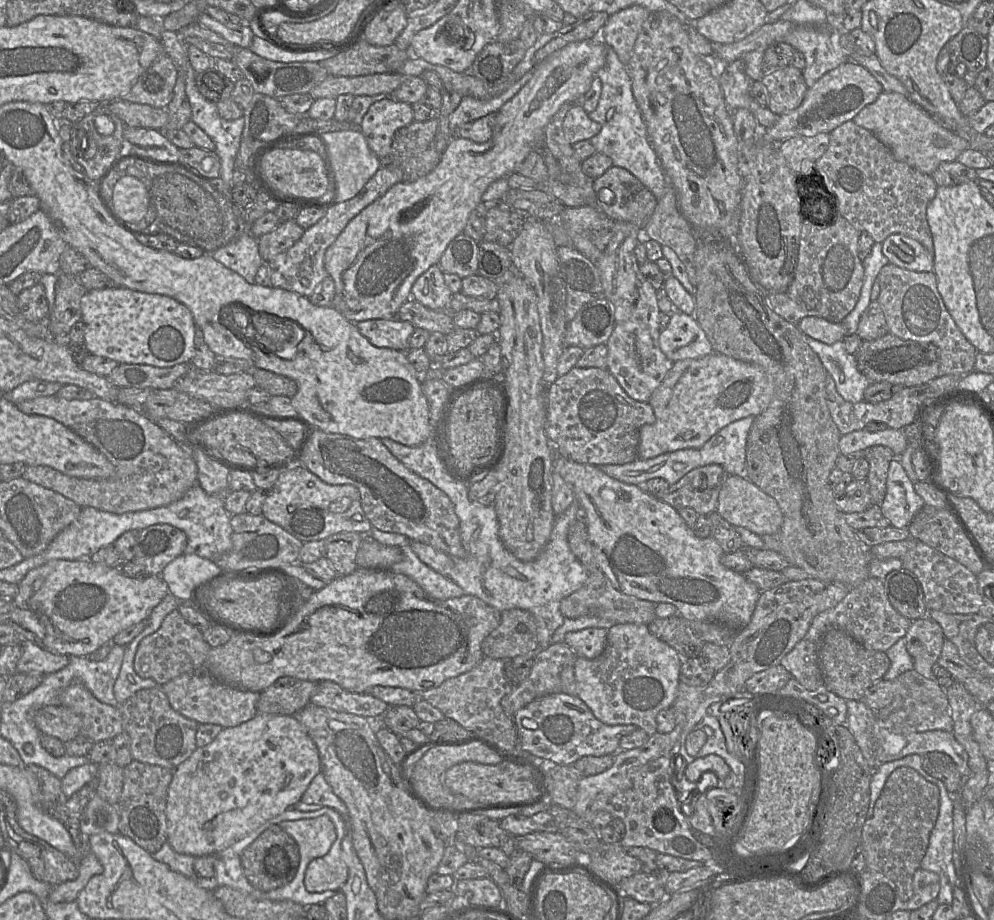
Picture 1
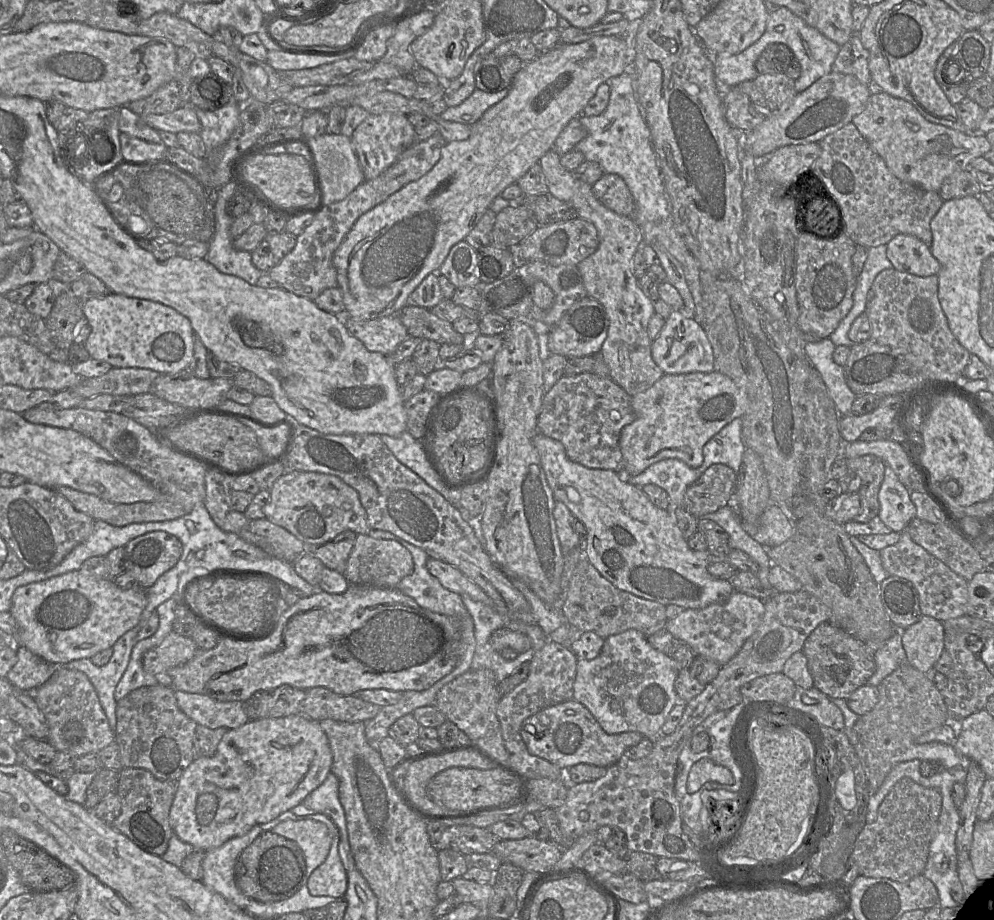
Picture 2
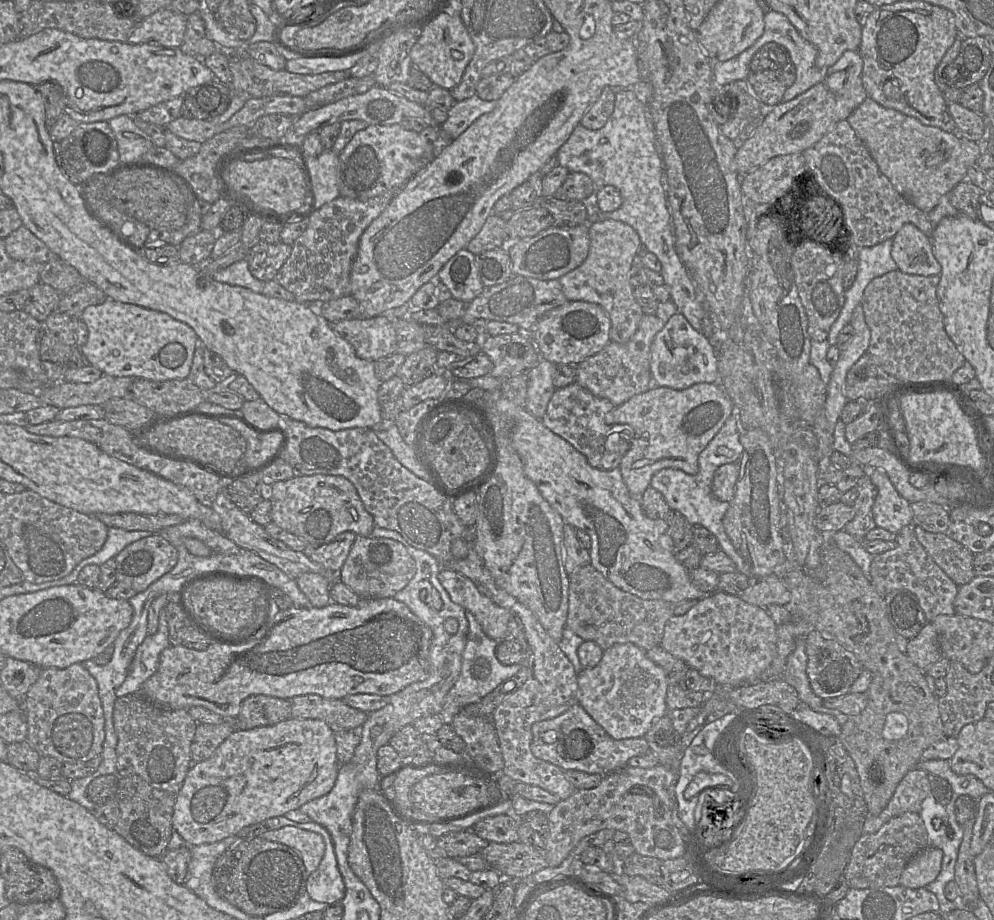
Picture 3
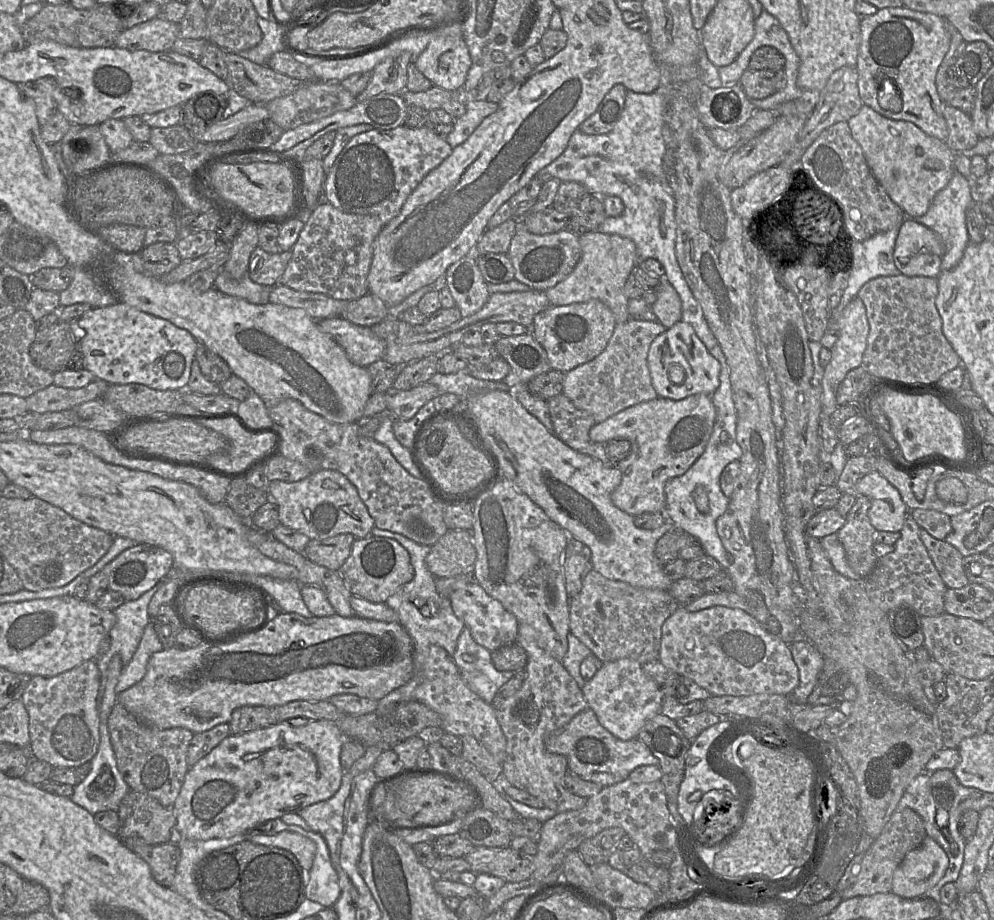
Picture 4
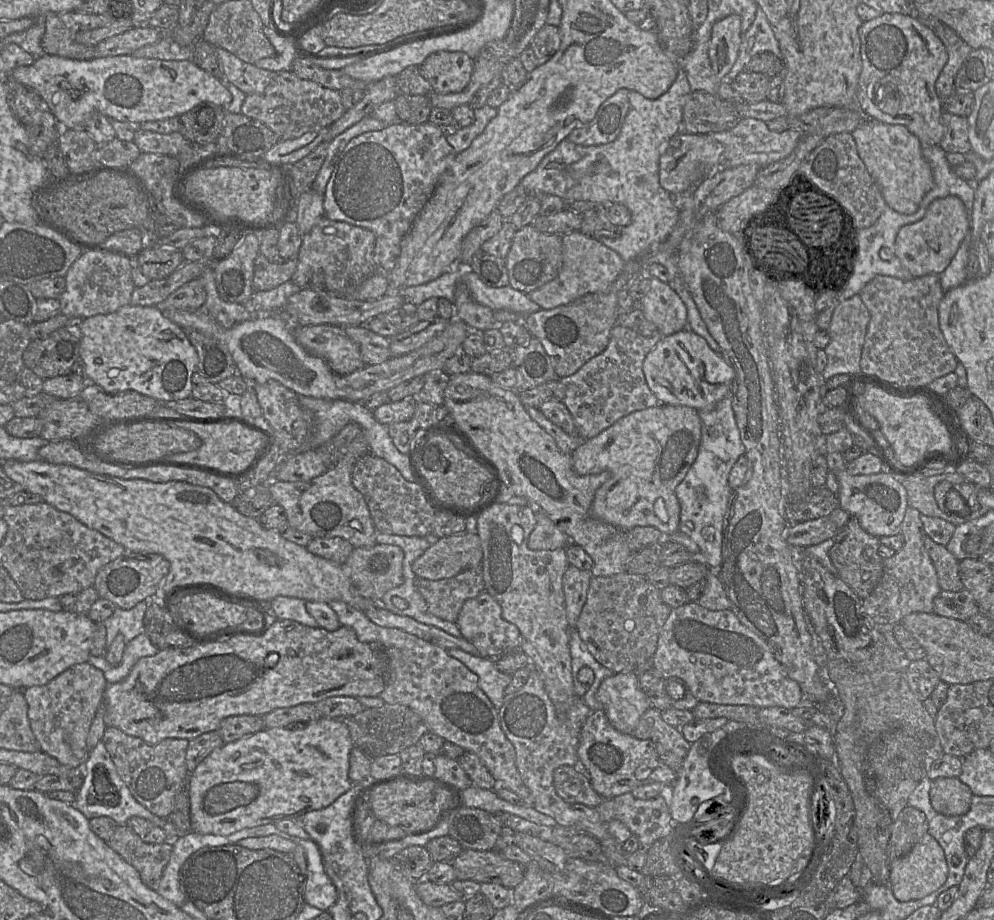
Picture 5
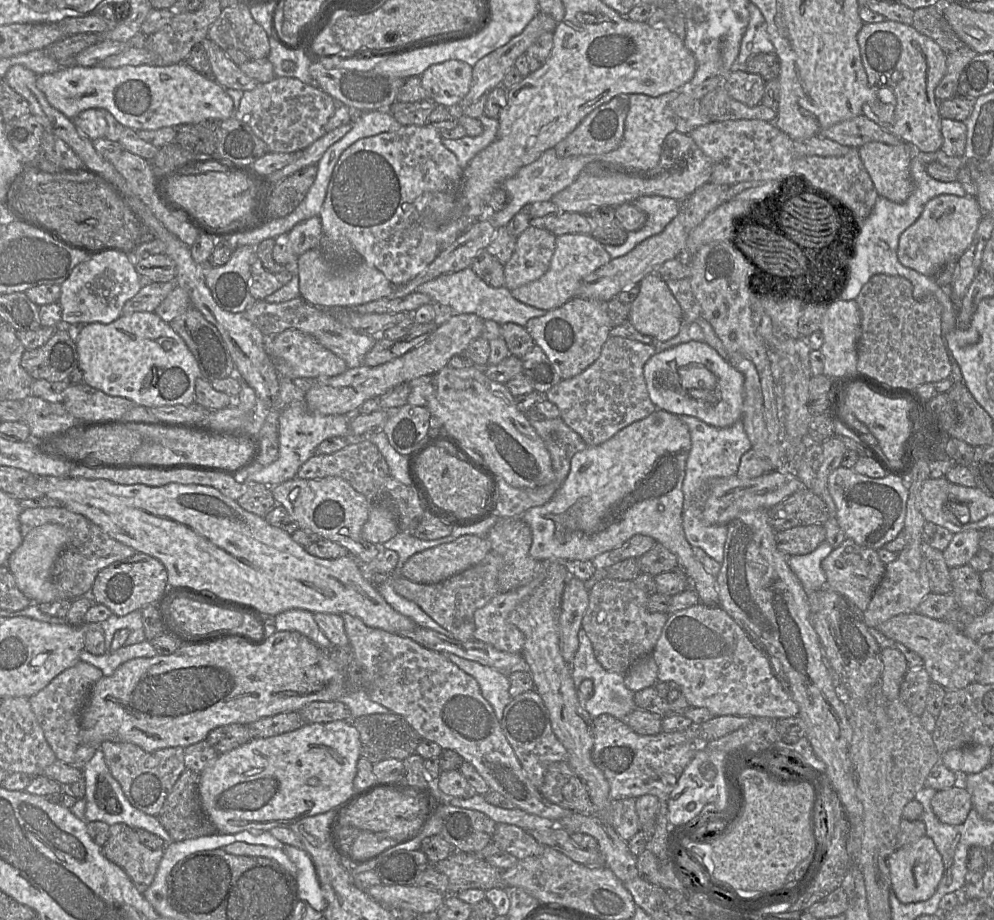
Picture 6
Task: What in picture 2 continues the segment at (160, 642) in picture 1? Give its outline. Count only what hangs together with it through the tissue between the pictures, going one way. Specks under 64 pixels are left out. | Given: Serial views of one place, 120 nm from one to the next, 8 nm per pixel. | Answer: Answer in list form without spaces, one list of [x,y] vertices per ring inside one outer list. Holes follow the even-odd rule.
[[[172,630],[159,646],[143,655],[143,669],[155,676],[158,684],[170,687],[169,670],[191,660],[198,650],[192,637],[182,636]]]

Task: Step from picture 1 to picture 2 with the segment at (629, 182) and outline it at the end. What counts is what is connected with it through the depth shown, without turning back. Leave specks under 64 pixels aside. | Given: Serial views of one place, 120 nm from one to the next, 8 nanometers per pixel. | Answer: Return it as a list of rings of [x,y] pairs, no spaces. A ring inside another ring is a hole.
[[[604,173],[592,185],[592,192],[596,199],[607,209],[618,215],[633,218],[636,203],[626,182],[619,175]]]

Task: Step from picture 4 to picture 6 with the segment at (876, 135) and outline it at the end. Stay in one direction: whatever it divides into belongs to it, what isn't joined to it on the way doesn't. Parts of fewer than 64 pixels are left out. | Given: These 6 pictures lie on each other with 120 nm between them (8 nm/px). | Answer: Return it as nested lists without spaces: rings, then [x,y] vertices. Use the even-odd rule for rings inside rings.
[[[869,142],[859,147],[858,153],[878,195],[895,203],[905,202],[914,189],[909,170],[911,145]]]

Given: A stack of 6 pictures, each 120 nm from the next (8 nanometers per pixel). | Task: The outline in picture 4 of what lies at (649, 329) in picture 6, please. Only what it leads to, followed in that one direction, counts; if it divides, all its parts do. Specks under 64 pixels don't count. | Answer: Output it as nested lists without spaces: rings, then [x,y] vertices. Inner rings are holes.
[[[665,279],[657,290],[657,299],[651,305],[658,321],[666,328],[682,320],[682,302],[674,287]]]

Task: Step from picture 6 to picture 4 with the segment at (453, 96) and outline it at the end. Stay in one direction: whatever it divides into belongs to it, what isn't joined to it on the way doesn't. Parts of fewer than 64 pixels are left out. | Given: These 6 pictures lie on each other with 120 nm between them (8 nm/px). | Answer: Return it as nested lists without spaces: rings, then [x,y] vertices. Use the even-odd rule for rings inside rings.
[[[437,36],[414,63],[433,86],[456,91],[463,88],[472,60],[463,37]]]

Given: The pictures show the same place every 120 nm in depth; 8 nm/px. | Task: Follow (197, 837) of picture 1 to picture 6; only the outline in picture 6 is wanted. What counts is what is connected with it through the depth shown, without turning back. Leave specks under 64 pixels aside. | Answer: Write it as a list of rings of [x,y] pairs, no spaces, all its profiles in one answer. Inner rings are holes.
[[[347,720],[309,723],[280,735],[255,738],[226,753],[200,773],[200,795],[203,808],[216,825],[219,834],[249,831],[261,834],[275,827],[290,827],[300,819],[335,810],[357,790],[353,781],[361,757],[358,730]]]

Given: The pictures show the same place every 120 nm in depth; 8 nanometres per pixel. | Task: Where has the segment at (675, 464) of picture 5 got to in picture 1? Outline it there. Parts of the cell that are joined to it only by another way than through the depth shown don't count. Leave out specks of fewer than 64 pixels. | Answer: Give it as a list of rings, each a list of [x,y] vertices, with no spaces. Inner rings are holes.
[[[712,352],[699,359],[677,361],[667,373],[649,400],[655,423],[640,429],[638,458],[647,460],[659,455],[683,449],[701,448],[719,430],[745,417],[756,417],[766,410],[773,397],[773,385],[759,367]]]

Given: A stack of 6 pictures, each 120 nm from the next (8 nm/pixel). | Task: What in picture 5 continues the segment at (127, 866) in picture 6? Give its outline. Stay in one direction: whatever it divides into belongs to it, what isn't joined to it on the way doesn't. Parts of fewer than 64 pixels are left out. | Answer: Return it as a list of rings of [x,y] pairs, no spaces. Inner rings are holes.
[[[118,825],[114,836],[107,843],[139,872],[147,887],[155,891],[158,889],[173,850],[171,843],[144,842],[127,825]]]

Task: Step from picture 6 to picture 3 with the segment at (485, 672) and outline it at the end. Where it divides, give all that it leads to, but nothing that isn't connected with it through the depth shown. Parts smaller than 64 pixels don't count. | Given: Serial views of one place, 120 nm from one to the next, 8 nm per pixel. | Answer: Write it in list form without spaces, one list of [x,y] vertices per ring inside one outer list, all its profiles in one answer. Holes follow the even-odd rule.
[[[465,610],[469,623],[467,643],[462,656],[461,674],[447,694],[443,708],[439,713],[445,724],[451,724],[453,718],[466,706],[478,702],[505,680],[513,677],[521,669],[521,664],[505,665],[496,657],[498,641],[488,637],[474,615]]]

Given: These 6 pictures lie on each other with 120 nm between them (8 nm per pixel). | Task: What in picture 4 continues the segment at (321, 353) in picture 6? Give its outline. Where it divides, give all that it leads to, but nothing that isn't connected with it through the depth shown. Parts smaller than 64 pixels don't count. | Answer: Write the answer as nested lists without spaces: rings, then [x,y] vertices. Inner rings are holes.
[[[342,317],[319,320],[319,329],[330,335],[345,351],[349,360],[368,367],[383,360],[386,345],[371,327],[356,325]]]

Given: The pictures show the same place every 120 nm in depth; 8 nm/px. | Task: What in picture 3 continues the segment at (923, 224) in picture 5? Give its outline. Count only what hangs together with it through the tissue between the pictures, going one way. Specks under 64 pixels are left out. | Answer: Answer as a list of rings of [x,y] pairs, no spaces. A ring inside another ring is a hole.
[[[904,224],[892,241],[891,257],[899,271],[920,276],[941,274],[941,266],[933,255],[930,237],[915,225]]]

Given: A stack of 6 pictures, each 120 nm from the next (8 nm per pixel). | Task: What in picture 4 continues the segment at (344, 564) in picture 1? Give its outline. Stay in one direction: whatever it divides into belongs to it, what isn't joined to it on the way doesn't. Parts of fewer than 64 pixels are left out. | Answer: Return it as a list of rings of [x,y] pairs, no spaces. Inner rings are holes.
[[[345,533],[324,540],[310,540],[303,553],[315,564],[339,571],[349,557],[355,539],[352,534]]]

